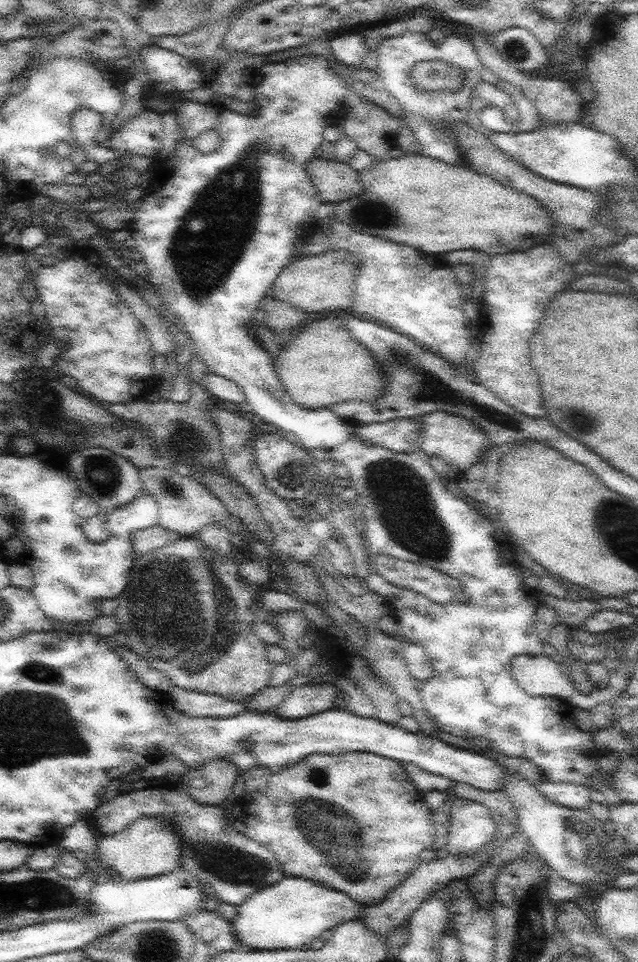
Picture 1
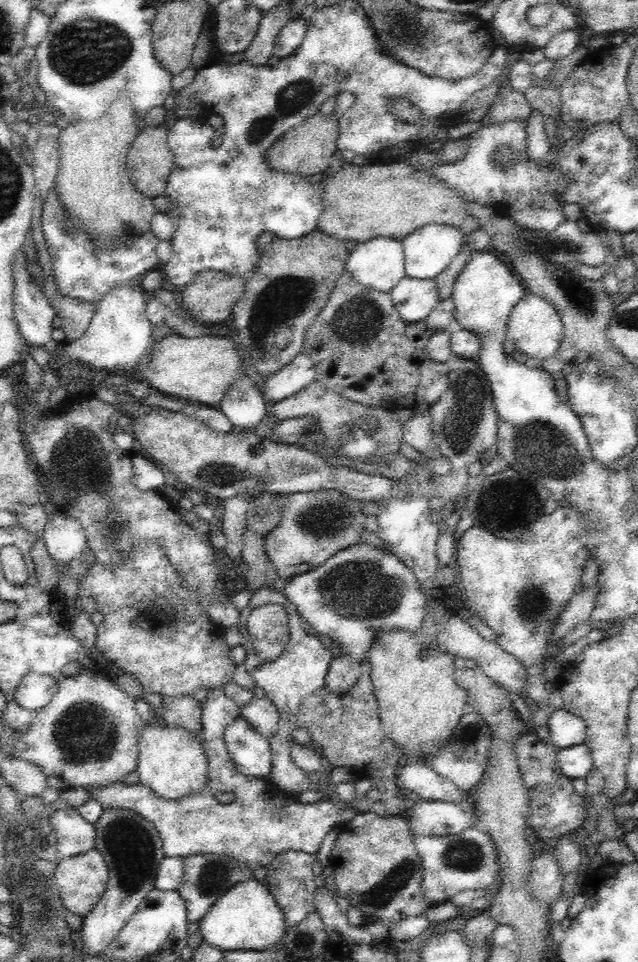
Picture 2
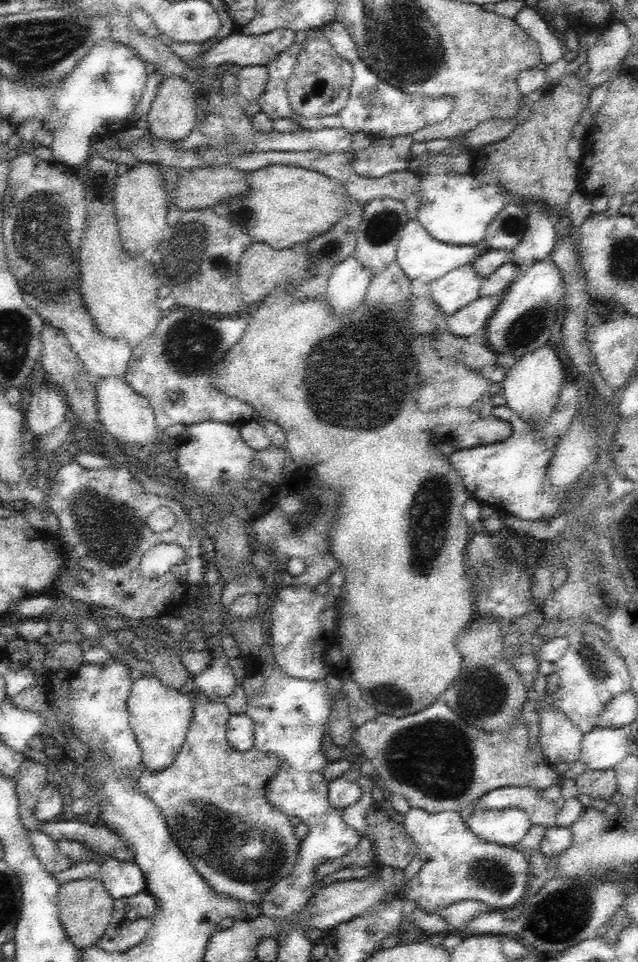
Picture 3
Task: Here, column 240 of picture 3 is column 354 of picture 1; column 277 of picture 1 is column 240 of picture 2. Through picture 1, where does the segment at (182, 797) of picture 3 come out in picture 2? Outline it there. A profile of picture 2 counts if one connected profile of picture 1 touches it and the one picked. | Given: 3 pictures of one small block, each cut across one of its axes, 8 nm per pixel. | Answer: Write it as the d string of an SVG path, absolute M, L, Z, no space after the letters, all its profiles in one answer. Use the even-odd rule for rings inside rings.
M222 688L208 689L206 697L201 703L203 706L202 730L198 736L202 739L201 745L207 756L209 771L208 782L200 792L196 792L192 796L178 798L178 800L164 800L142 784L129 785L128 782L118 782L118 784L90 792L90 796L96 799L104 810L125 808L150 821L162 837L162 848L164 848L165 856L186 858L192 854L232 855L246 861L250 872L252 872L260 866L265 867L274 860L277 854L285 850L303 850L311 855L316 854L324 837L336 826L342 804L329 792L317 803L303 804L290 792L280 790L280 787L271 780L250 777L238 772L229 757L223 736L228 724L240 715L240 705L228 697Z

